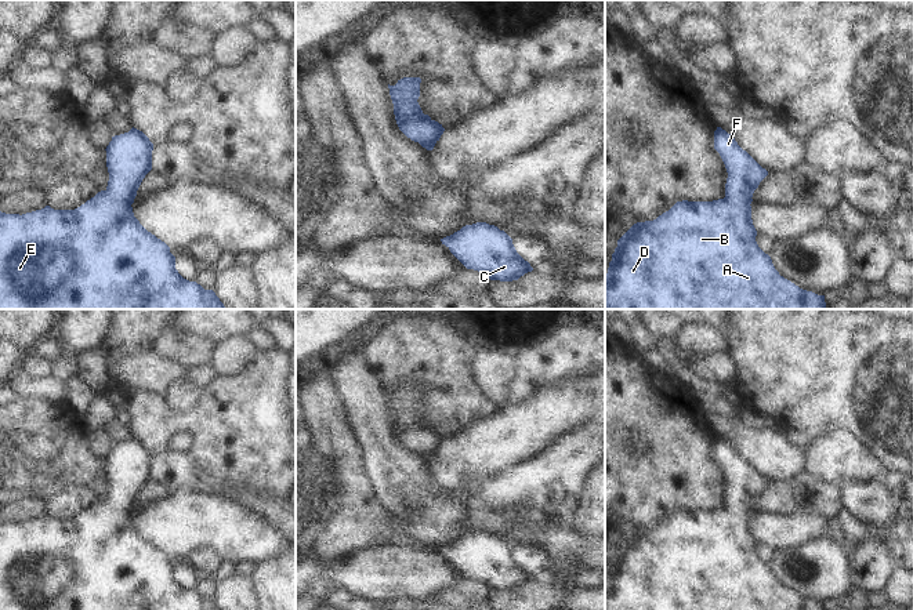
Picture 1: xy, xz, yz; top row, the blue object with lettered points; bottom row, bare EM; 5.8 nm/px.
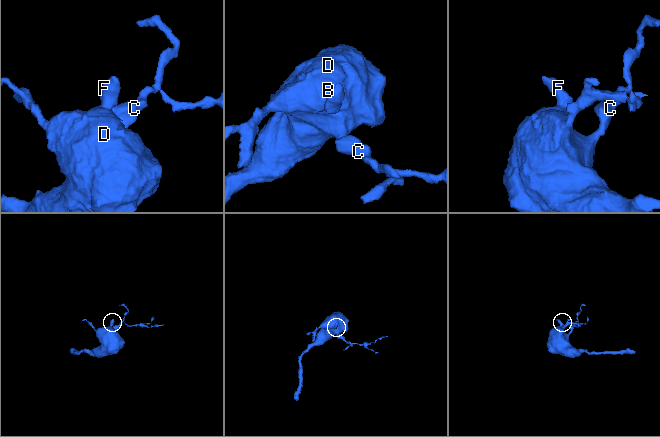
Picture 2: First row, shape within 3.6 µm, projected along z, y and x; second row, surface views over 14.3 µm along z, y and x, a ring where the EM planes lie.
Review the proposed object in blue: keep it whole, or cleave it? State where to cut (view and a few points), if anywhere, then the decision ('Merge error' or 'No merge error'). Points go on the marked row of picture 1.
No split. No merge error

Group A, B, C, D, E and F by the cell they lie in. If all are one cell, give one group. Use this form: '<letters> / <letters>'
A B C D E F

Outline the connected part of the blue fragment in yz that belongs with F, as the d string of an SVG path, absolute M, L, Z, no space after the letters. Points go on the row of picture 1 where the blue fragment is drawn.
M714 131L714 149L727 173L725 197L713 201L677 201L653 221L634 224L619 240L605 277L605 309L825 309L825 295L785 279L757 244L751 219L753 193L768 175L732 134Z

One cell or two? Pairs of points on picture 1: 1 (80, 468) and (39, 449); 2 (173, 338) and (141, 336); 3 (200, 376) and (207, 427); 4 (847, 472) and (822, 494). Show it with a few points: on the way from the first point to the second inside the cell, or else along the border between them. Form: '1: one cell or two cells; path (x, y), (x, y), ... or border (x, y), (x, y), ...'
1: one cell; path (71, 464), (49, 454)
2: two cells; border (170, 323), (154, 347)
3: two cells; border (220, 377), (203, 392)
4: two cells; border (805, 469), (828, 483), (840, 486)

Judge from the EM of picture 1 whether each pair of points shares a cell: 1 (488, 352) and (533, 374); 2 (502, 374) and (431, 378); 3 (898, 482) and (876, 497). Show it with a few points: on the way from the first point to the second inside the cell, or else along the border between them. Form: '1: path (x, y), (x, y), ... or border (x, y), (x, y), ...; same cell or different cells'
1: border (515, 345), (515, 377), (511, 394), (507, 398); different cells
2: border (477, 342), (474, 373), (481, 388), (496, 402); different cells
3: border (881, 483), (895, 511); different cells

